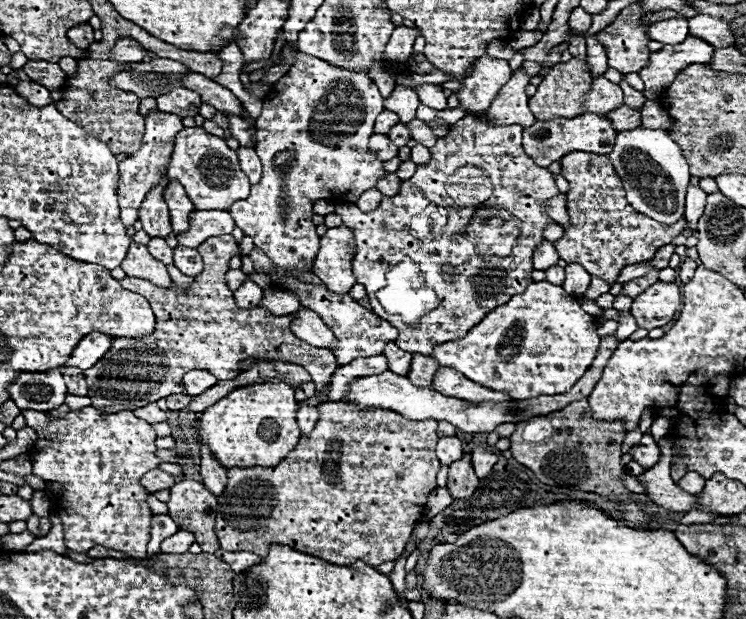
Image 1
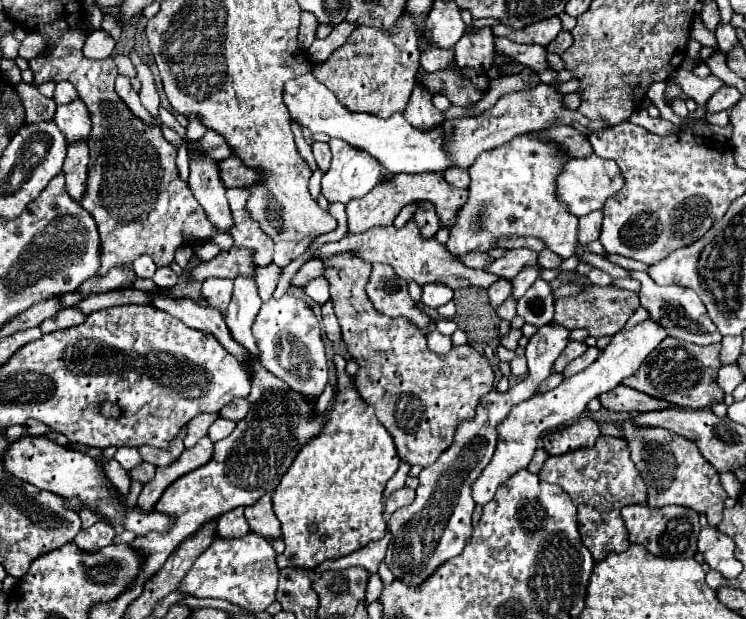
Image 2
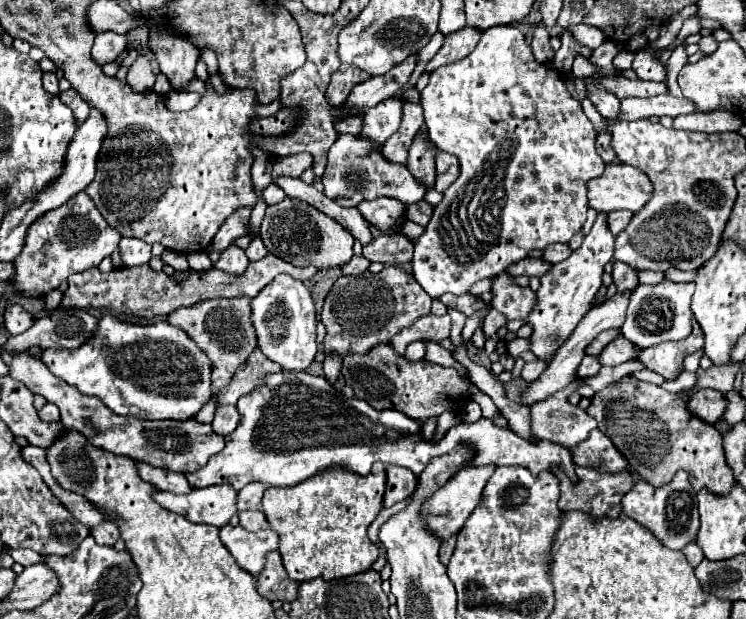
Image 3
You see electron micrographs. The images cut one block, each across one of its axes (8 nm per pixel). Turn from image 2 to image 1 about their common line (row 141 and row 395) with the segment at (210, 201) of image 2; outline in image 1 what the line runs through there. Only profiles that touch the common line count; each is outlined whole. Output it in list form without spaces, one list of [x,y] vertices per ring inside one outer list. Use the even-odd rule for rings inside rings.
[[[194,370],[194,372],[186,372],[182,376],[182,382],[186,386],[186,394],[190,396],[200,396],[202,392],[206,392],[210,386],[214,386],[218,380],[210,374],[210,372],[202,372],[202,370]]]

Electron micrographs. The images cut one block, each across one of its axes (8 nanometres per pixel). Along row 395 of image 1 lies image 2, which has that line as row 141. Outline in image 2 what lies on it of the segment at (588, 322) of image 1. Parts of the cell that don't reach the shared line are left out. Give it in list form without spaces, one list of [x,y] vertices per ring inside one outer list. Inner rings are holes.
[[[518,134],[506,144],[482,152],[474,160],[474,164],[468,168],[470,178],[472,178],[468,186],[468,200],[466,204],[462,204],[462,208],[456,214],[454,224],[448,228],[450,238],[446,242],[446,248],[452,254],[462,256],[474,250],[488,252],[502,238],[534,236],[534,238],[540,238],[546,244],[546,248],[554,250],[562,258],[570,258],[578,246],[578,218],[570,214],[568,206],[560,202],[556,196],[556,178],[564,170],[568,160],[570,160],[570,154],[562,146],[558,146],[552,140],[532,138],[530,134]]]

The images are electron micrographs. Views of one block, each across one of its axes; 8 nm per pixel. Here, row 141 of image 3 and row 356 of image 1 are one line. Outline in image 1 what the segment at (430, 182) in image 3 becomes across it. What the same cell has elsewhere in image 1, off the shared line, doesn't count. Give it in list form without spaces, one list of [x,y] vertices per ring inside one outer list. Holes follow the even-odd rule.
[[[414,356],[408,378],[418,388],[432,388],[432,378],[438,370],[438,364],[430,360],[430,356]]]

